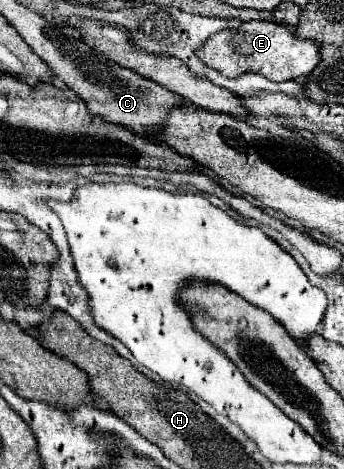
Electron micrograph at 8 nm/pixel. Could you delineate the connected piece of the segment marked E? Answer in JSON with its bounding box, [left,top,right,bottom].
[199,20,319,82]

